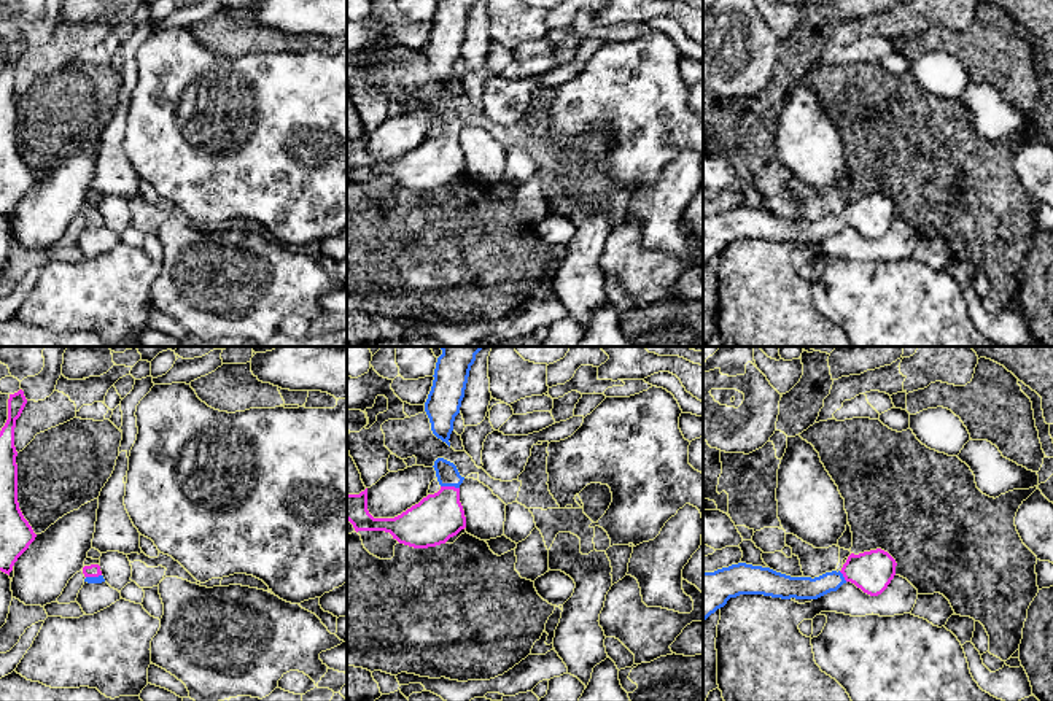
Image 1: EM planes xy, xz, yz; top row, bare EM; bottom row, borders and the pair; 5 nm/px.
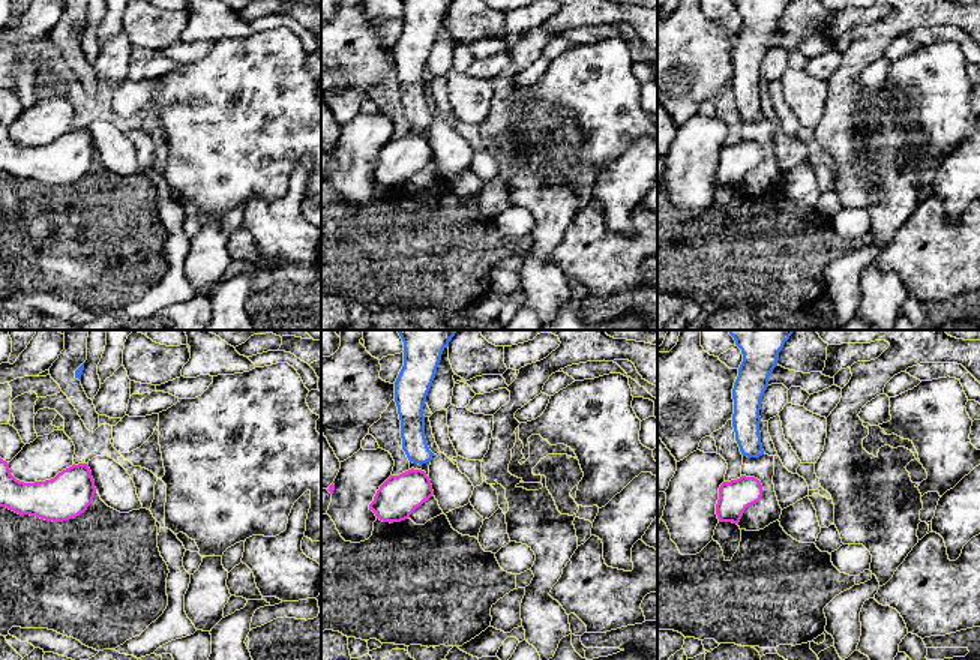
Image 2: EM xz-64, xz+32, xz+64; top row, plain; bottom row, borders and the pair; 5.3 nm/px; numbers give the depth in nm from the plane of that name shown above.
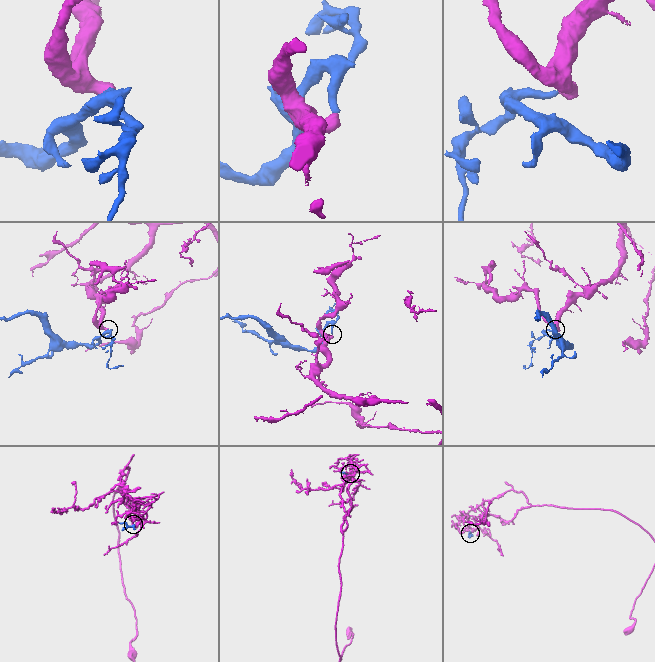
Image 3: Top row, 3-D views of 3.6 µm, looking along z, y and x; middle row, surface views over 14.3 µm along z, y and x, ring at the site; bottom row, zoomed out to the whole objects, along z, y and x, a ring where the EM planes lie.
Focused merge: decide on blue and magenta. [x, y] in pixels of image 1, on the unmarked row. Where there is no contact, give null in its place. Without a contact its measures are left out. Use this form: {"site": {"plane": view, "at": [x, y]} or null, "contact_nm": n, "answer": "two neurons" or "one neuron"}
{"site": {"plane": "xz", "at": [450, 129]}, "contact_nm": 100, "answer": "one neuron"}

